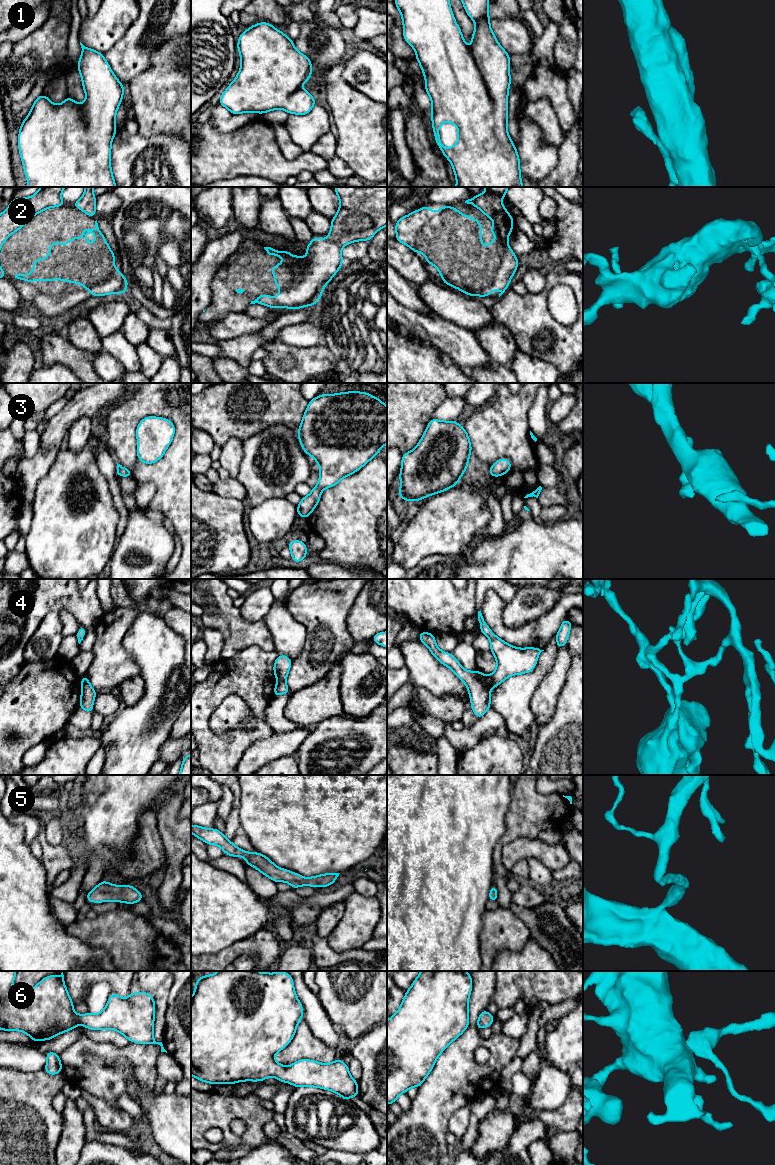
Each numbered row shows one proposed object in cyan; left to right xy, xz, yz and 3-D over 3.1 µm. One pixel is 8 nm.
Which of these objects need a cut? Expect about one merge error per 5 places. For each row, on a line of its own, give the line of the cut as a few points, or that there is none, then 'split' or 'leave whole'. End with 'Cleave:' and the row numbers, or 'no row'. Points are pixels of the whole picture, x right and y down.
1: no cut; leave whole
2: no cut; leave whole
3: no cut; leave whole
4: cut in yz along (486, 677), (491, 687); split
5: no cut; leave whole
6: no cut; leave whole
Cleave: 4

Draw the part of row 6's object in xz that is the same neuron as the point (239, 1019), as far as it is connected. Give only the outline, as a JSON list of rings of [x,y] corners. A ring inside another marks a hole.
[[[219,971],[200,977],[191,997],[191,1075],[210,1084],[258,1082],[275,1076],[278,1081],[295,1087],[319,1087],[333,1091],[343,1100],[359,1096],[358,1081],[351,1078],[348,1064],[340,1058],[329,1064],[302,1059],[287,1068],[274,1060],[274,1055],[291,1042],[302,1017],[303,1006],[296,996],[293,979],[287,972]]]

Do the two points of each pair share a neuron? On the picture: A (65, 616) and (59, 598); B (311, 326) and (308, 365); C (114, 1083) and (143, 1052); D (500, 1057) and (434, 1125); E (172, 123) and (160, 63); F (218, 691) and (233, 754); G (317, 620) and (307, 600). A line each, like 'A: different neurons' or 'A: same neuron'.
A: different neurons
B: different neurons
C: same neuron
D: same neuron
E: same neuron
F: same neuron
G: same neuron

